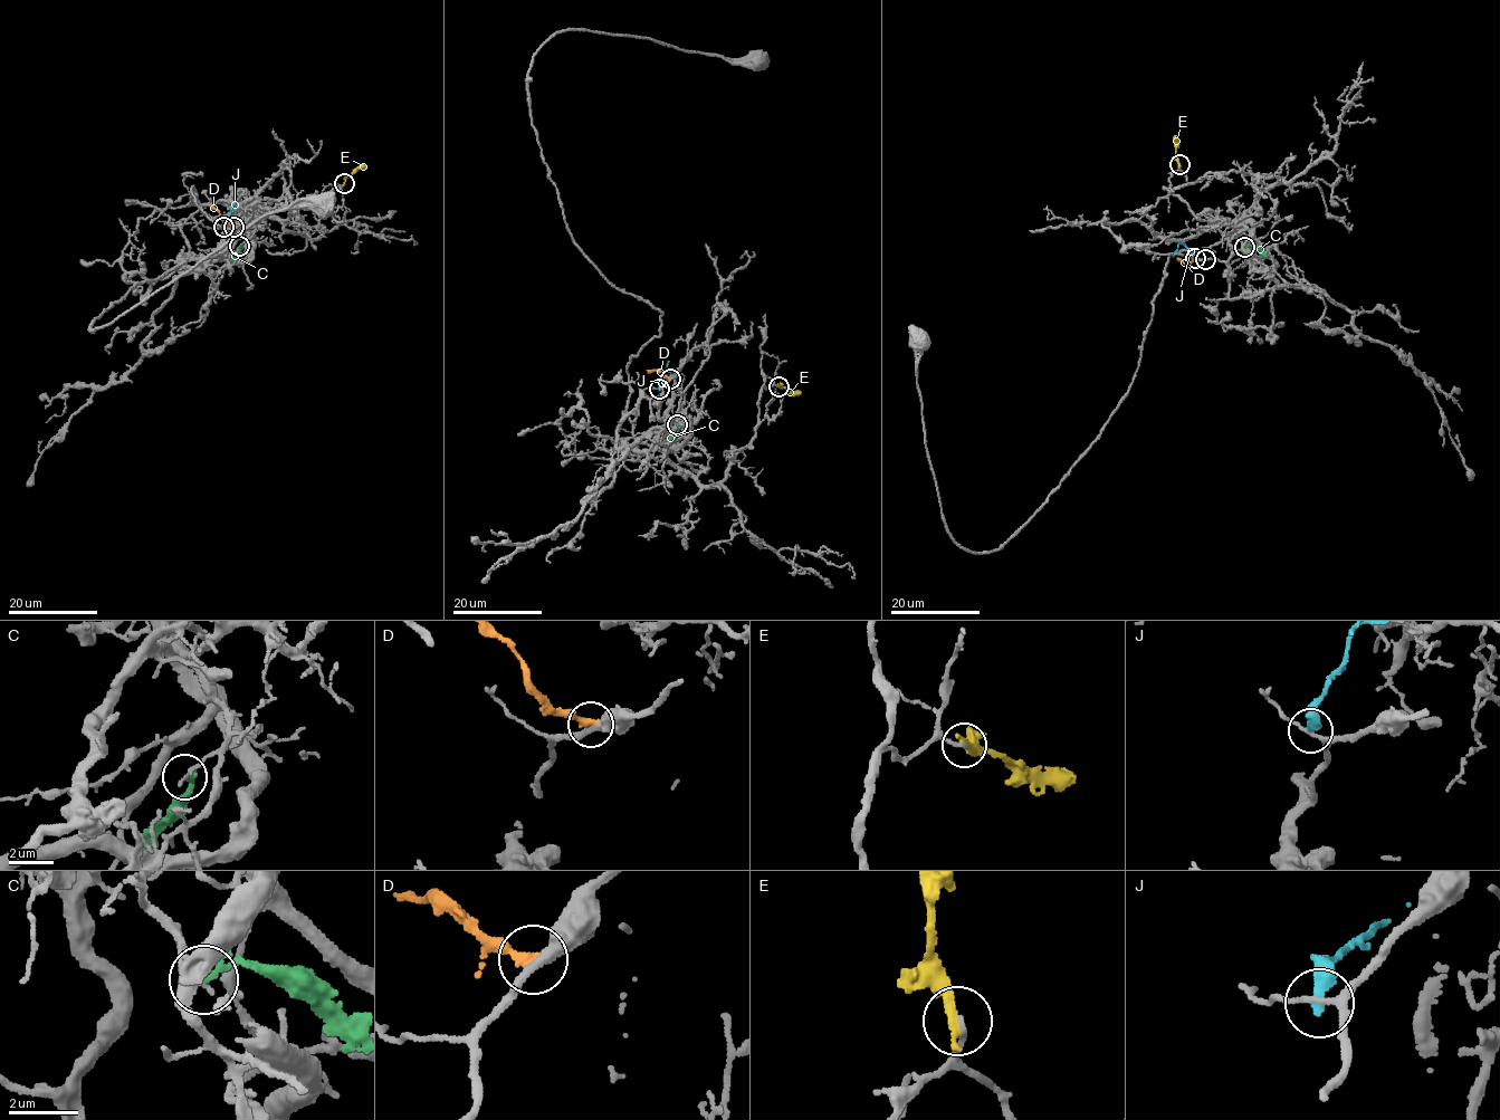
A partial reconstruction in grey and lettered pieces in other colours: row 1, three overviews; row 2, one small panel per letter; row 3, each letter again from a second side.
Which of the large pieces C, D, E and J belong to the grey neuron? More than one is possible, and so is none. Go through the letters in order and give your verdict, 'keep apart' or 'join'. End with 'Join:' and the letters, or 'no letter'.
C: keep apart
D: keep apart
E: keep apart
J: keep apart
Join: no letter

